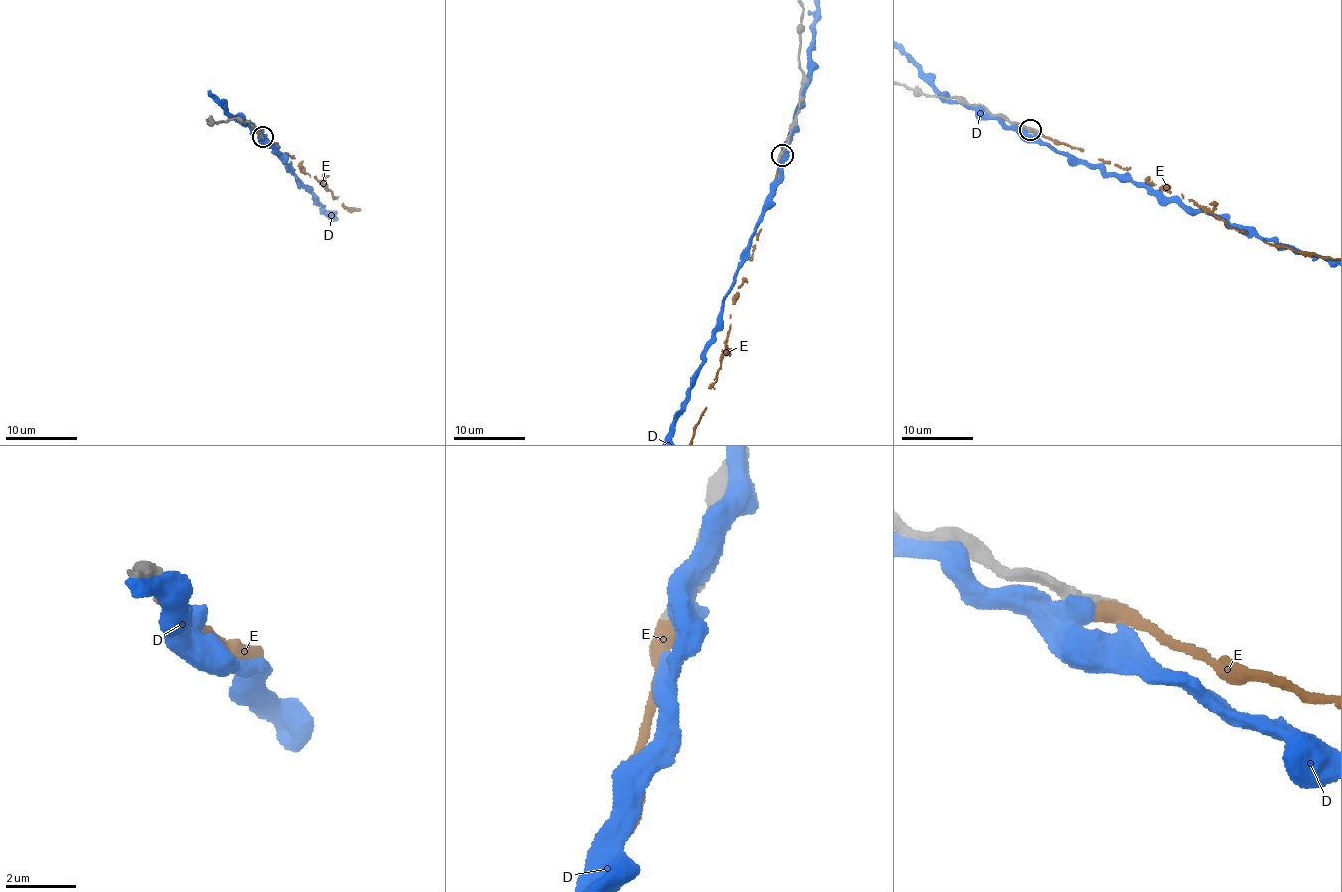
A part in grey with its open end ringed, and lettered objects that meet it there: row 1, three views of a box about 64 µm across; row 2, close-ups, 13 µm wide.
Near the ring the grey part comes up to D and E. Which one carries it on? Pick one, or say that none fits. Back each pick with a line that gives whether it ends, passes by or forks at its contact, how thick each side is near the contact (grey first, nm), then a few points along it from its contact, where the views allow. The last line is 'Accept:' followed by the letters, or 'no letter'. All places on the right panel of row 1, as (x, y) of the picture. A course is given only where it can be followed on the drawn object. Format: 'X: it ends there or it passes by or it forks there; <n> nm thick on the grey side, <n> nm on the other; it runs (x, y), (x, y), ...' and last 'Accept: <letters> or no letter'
E: it ends there; 500 nm thick on the grey side, 550 nm on the other
Accept: E

